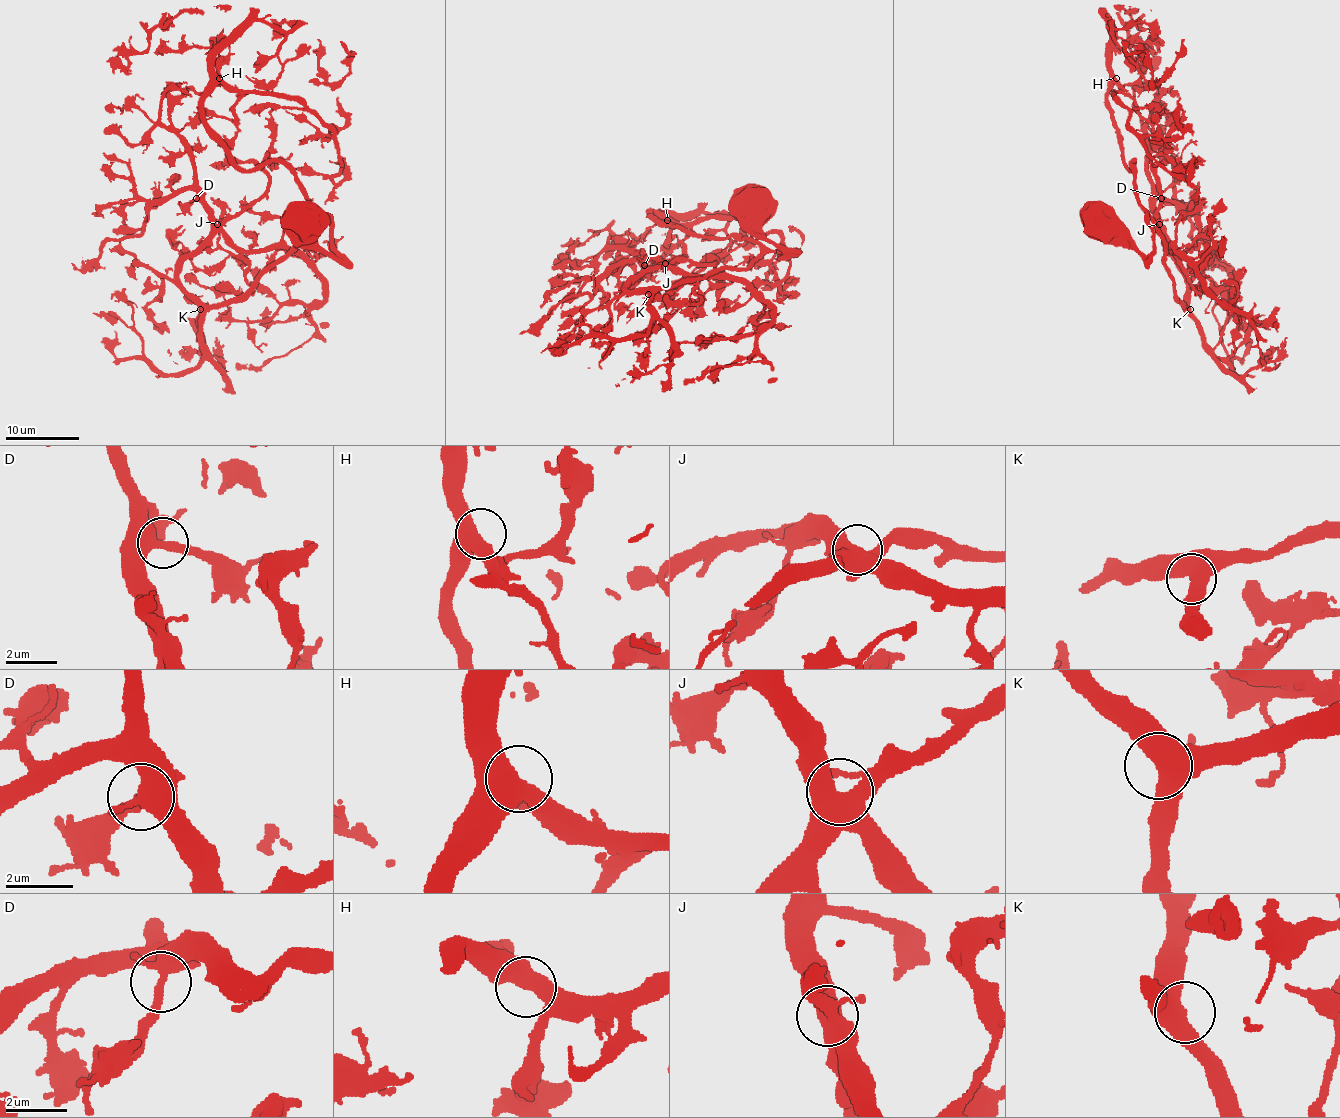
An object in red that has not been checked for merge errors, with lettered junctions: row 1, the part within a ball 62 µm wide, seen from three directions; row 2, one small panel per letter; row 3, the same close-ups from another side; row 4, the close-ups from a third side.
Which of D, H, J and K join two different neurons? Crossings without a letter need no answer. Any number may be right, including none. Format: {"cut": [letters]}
{"cut": []}

